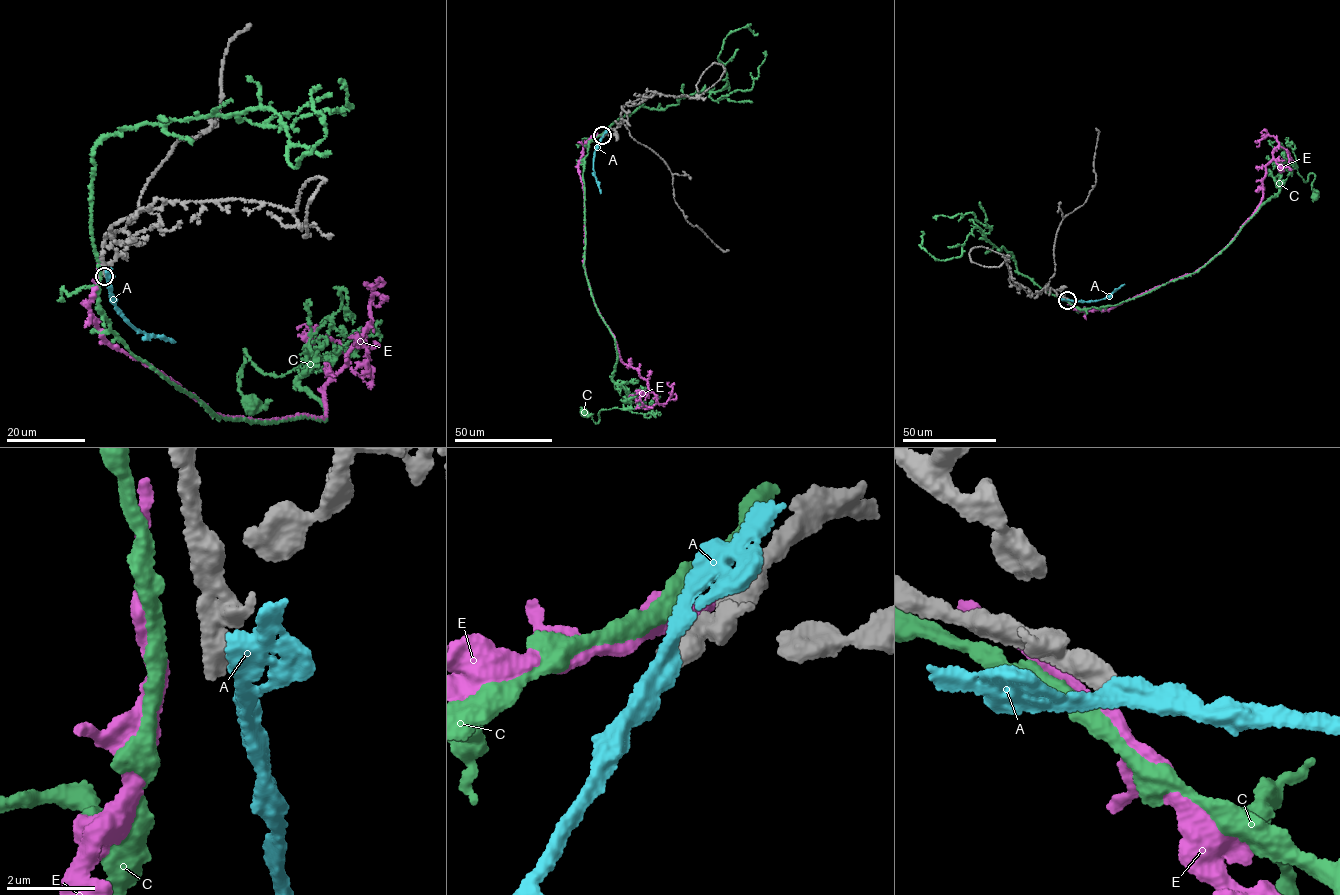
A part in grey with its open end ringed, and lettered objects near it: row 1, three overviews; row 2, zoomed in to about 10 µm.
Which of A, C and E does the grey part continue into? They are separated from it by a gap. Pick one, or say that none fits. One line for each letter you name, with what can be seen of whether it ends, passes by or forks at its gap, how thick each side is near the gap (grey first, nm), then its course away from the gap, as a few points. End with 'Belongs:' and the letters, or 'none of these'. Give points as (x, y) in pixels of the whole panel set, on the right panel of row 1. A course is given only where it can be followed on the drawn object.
Belongs: none of these

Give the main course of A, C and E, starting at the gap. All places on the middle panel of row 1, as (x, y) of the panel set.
A: (603, 136), (593, 161), (594, 176), (601, 193)
C: (601, 135), (585, 157), (584, 264), (615, 341), (612, 380), (627, 393), (596, 423), (584, 413)
E: (601, 135), (586, 143), (578, 165), (583, 263), (620, 357), (657, 400), (644, 409), (628, 396)

